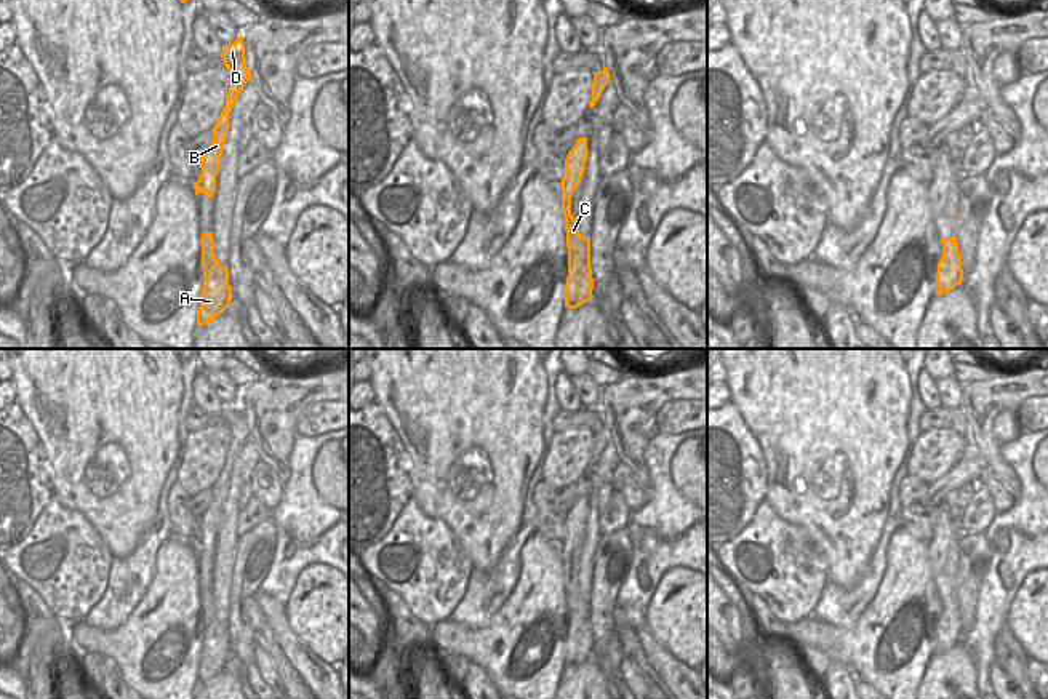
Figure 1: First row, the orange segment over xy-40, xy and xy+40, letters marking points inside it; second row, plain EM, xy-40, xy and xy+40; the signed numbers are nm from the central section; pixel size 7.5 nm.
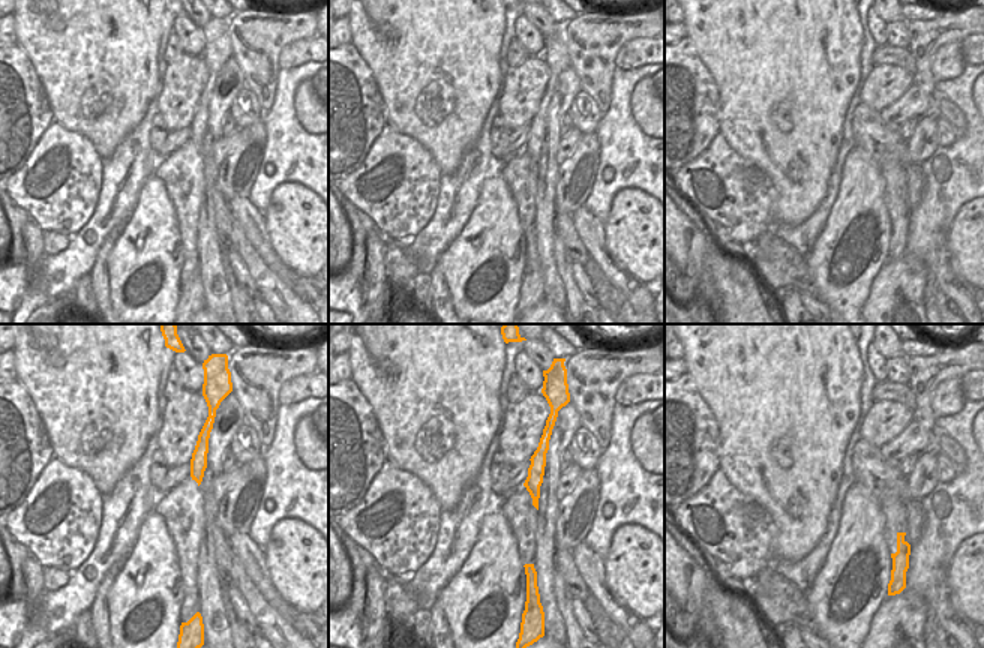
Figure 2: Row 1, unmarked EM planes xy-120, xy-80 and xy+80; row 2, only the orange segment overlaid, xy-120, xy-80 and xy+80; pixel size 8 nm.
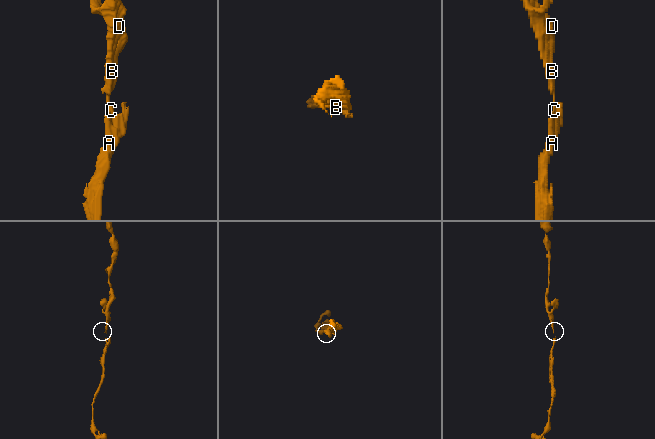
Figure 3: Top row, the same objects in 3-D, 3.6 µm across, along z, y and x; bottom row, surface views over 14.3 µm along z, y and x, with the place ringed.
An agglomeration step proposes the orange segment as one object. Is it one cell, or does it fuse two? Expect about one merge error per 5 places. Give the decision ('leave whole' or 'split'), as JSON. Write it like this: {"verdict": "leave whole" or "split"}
{"verdict": "leave whole"}

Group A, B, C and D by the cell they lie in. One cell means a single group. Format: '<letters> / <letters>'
A B C D

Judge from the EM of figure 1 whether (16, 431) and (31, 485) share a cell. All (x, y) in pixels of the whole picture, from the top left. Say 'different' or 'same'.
same

